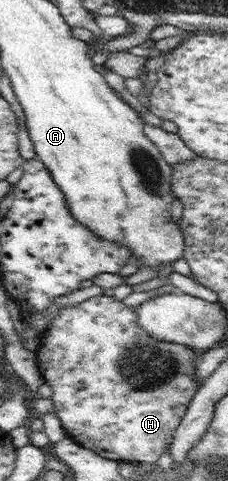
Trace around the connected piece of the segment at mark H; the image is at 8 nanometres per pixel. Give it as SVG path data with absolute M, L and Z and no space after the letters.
M104 294L58 309L40 338L38 369L52 387L54 412L67 435L106 459L135 464L157 462L164 448L171 446L174 432L200 388L193 348L154 339L140 327L134 309Z

